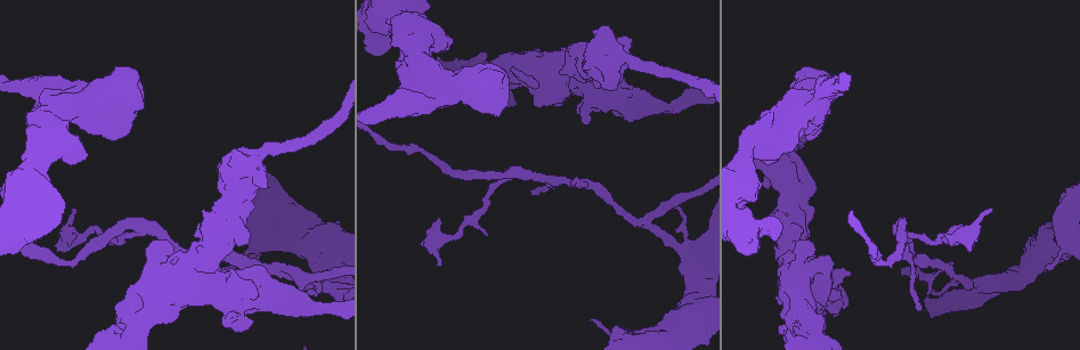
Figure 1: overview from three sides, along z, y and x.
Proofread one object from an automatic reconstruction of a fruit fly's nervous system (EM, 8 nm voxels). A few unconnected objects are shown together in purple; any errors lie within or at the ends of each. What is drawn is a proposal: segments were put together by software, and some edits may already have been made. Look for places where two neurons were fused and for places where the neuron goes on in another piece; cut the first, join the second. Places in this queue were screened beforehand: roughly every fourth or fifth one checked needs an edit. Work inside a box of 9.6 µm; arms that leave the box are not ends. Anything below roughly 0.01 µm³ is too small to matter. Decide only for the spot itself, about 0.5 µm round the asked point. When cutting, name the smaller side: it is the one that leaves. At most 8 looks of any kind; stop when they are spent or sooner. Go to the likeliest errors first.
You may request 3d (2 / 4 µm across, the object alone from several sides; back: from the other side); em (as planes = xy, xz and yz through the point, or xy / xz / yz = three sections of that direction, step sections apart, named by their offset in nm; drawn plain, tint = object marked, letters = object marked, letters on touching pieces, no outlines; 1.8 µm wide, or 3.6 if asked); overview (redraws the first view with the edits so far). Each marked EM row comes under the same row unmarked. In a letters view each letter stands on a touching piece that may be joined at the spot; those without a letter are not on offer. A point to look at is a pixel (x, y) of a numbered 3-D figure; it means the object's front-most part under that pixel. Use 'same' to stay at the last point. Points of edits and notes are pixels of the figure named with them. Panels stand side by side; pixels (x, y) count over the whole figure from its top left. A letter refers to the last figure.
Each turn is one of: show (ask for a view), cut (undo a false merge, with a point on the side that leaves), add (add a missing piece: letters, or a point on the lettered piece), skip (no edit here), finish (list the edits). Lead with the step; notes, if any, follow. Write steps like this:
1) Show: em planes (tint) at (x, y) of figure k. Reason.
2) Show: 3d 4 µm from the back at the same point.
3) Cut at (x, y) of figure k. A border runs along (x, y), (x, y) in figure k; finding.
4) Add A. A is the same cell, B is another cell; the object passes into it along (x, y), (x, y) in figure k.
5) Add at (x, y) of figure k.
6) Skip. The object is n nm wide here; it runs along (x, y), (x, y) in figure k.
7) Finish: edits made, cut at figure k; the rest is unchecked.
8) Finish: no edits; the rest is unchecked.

Show: em 3.6 µm planes (tint) at (167, 265) of figure 1. Calibre changes.

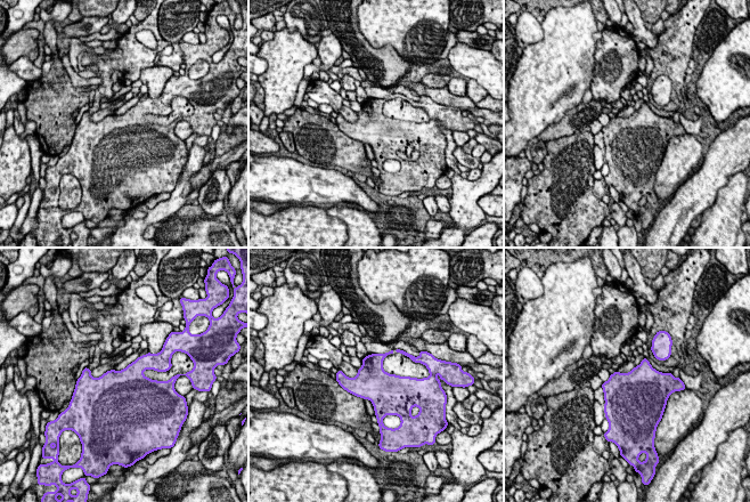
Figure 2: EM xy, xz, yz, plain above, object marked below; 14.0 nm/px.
Show: em 3.6 µm planes (letters) at the same point.

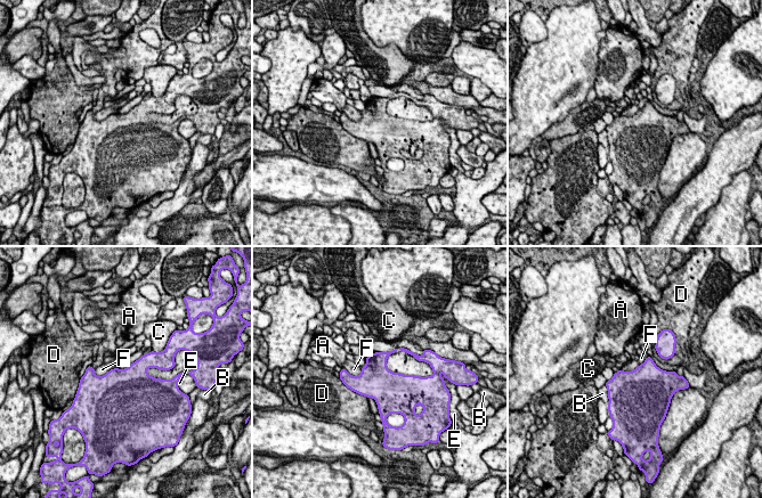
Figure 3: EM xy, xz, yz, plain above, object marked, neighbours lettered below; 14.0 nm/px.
Skip. A, B, C, D, E and F are other cells; a border runs along (114, 368), (102, 375), (94, 374) in figure 3; one neuron here.

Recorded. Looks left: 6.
Show: em 3.6 µm planes (tint) at (431, 94) of figure 1. Abrupt turn.

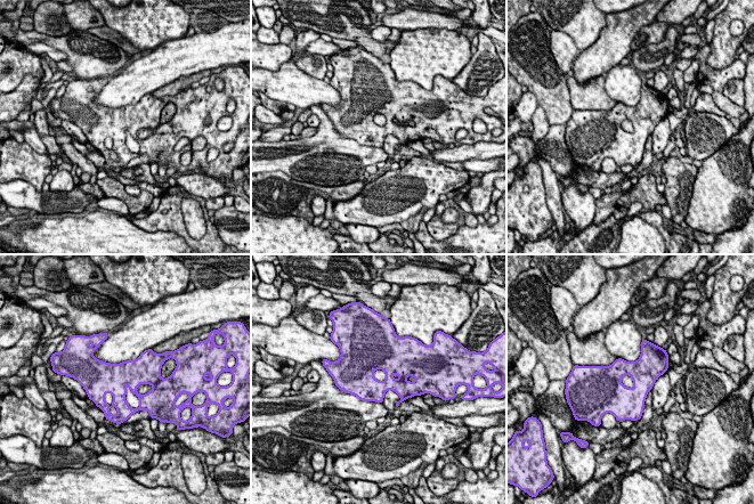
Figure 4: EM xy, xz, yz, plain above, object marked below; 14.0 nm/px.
Show: em 3.6 µm planes (letters) at the same point. What lies round it.

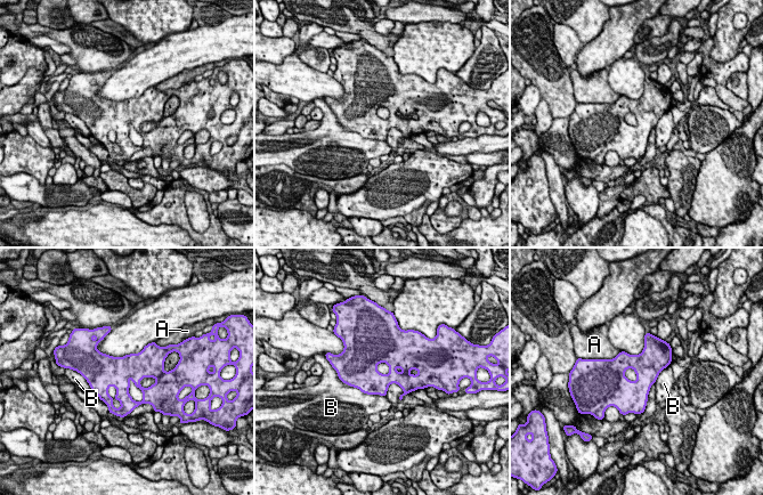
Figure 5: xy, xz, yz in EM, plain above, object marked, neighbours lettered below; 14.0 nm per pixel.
Skip. A and B are other cells; a border runs along (343, 382), (386, 397) in figure 5; all the same neuron.

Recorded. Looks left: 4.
Show: 3d 4 µm at (249, 328) of figure 1. Branch stops here.

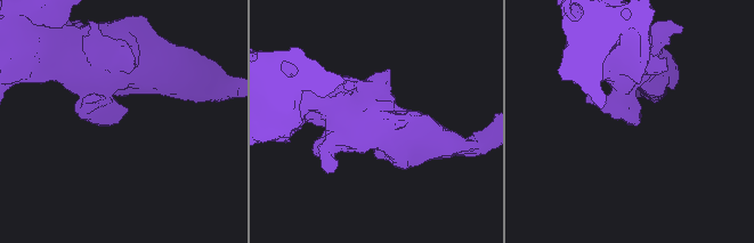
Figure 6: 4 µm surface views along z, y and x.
Show: em yz step 8 (tint) at (118, 117) of figure 6.

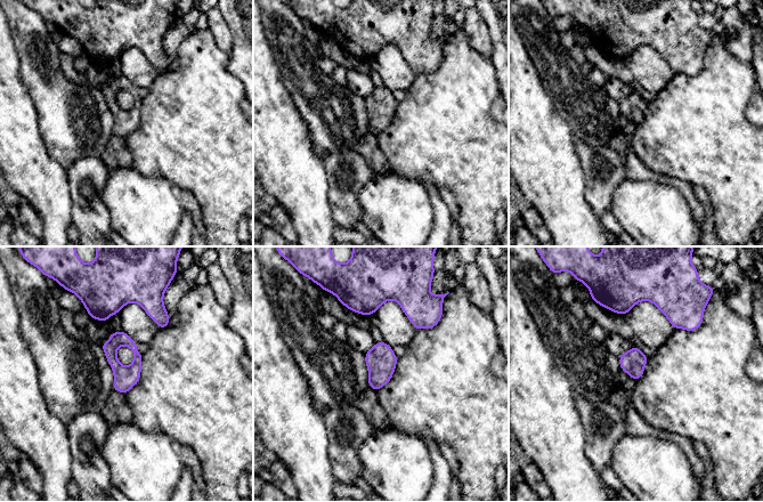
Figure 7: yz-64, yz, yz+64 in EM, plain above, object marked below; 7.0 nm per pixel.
Show: em planes (letters) at the same point. Another direction.

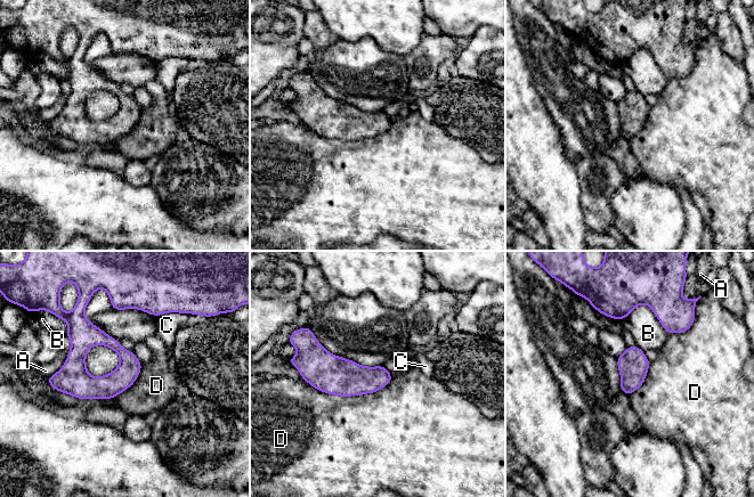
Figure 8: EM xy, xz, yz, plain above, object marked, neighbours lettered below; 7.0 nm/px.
Skip. A, B, C and D are other cells; a border runs along (392, 377), (350, 396), (306, 381) in figure 8; no lettered piece goes on from it.

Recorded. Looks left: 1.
Finish: no edits; the rest is unchecked.

